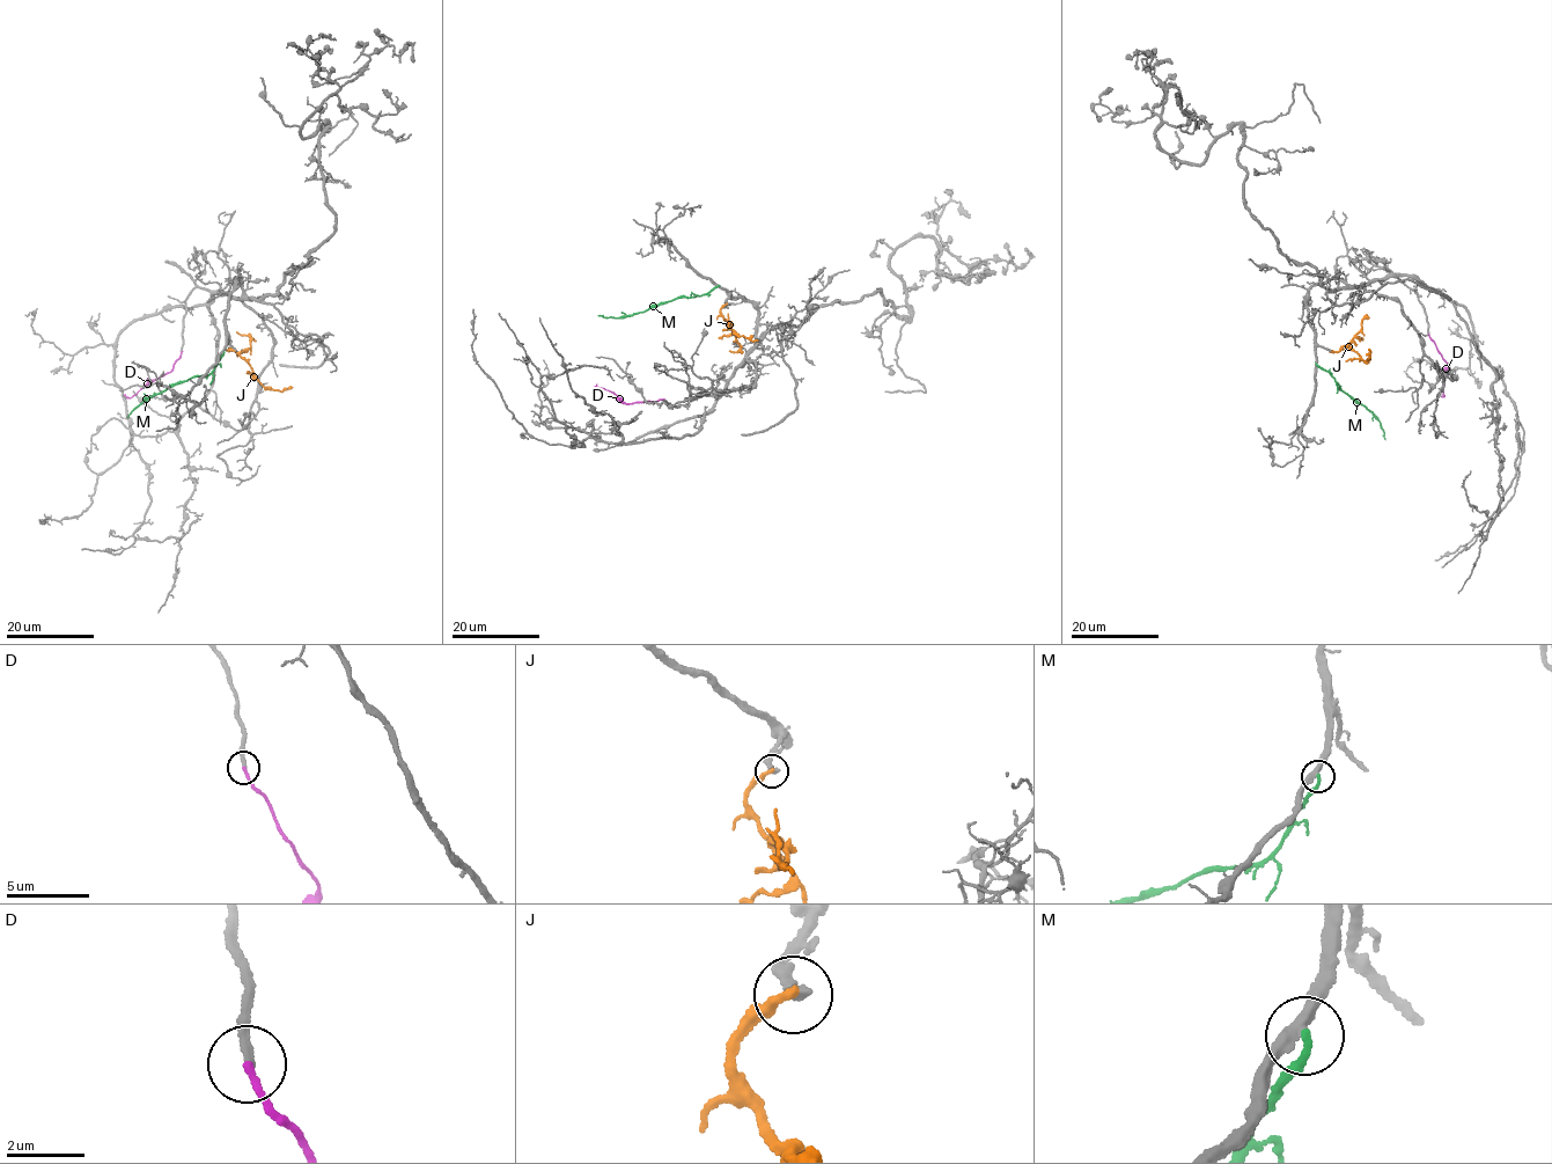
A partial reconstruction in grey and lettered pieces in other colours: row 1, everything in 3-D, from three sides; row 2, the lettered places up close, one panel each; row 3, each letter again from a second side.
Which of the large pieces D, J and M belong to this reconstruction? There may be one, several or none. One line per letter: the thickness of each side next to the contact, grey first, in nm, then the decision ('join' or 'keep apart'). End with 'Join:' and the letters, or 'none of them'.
D: calibres 240 and 170 nm; keep apart
J: calibres 320 and 280 nm; keep apart
M: calibres 340 and 220 nm; keep apart
Join: none of them

